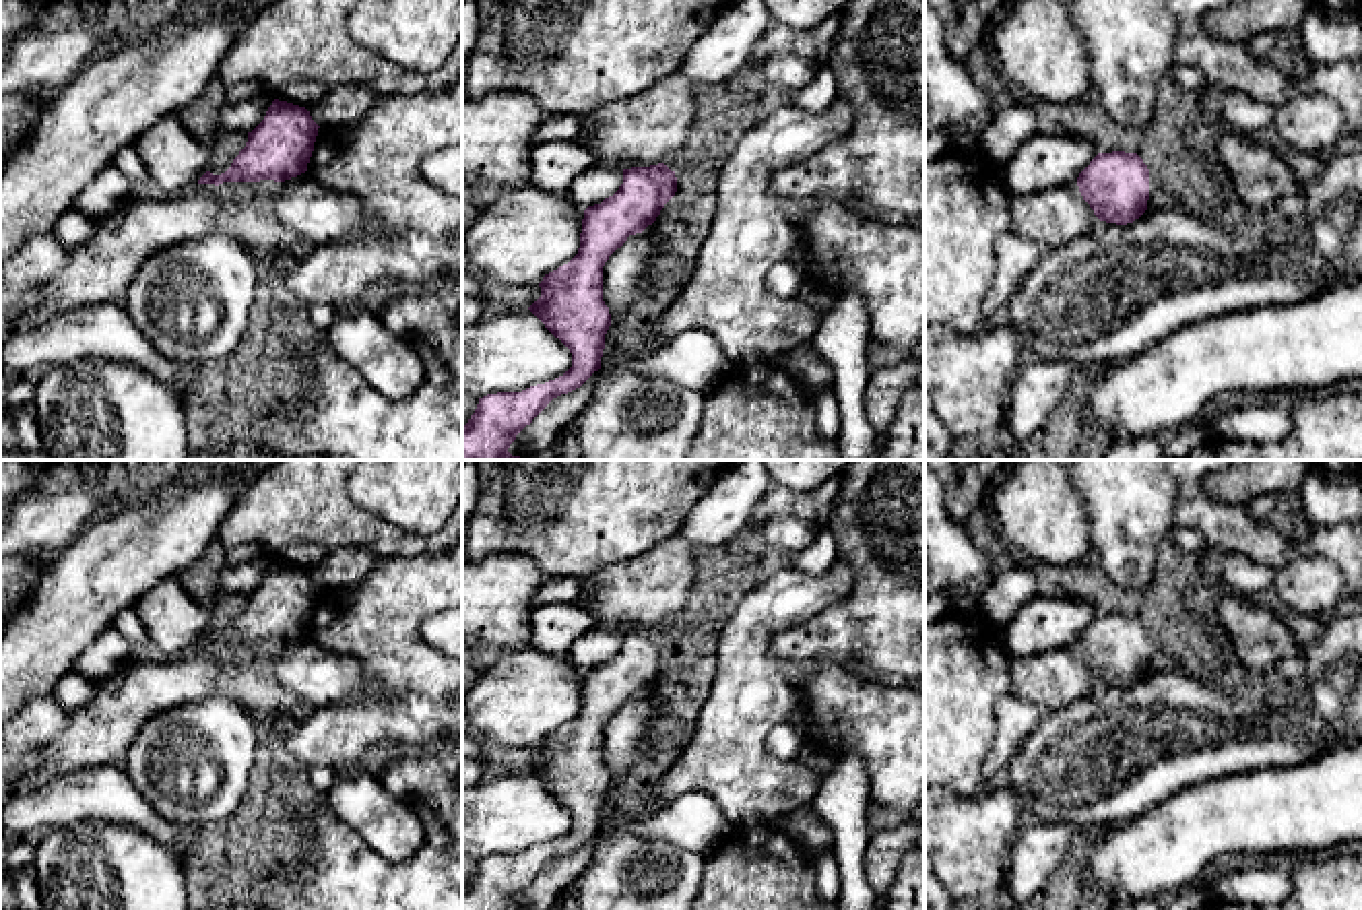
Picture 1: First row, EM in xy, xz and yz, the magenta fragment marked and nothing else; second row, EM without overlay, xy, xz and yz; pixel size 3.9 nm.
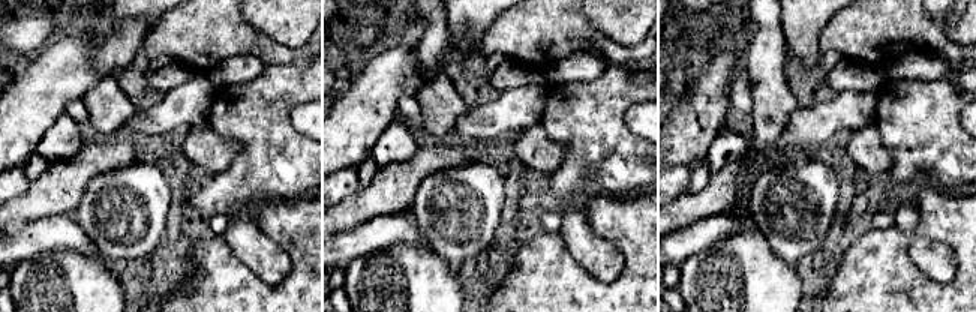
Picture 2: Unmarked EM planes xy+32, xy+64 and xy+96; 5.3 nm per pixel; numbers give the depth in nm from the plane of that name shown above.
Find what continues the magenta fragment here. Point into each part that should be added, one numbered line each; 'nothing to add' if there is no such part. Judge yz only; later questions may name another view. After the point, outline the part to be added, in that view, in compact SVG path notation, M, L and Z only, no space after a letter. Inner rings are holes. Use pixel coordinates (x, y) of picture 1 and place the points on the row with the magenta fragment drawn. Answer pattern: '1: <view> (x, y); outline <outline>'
nothing to add

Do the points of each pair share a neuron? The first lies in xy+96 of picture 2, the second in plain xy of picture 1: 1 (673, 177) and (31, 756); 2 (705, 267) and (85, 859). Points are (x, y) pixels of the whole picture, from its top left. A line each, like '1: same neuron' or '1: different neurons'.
1: same neuron
2: same neuron

